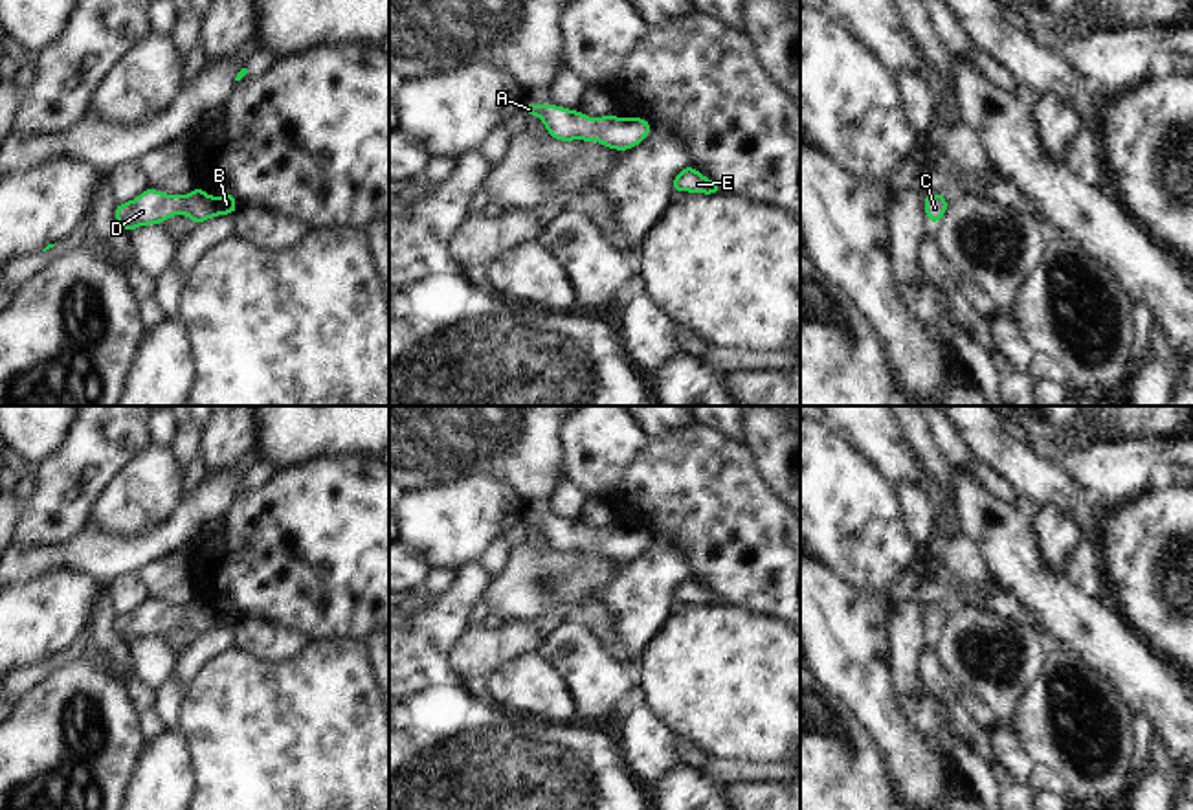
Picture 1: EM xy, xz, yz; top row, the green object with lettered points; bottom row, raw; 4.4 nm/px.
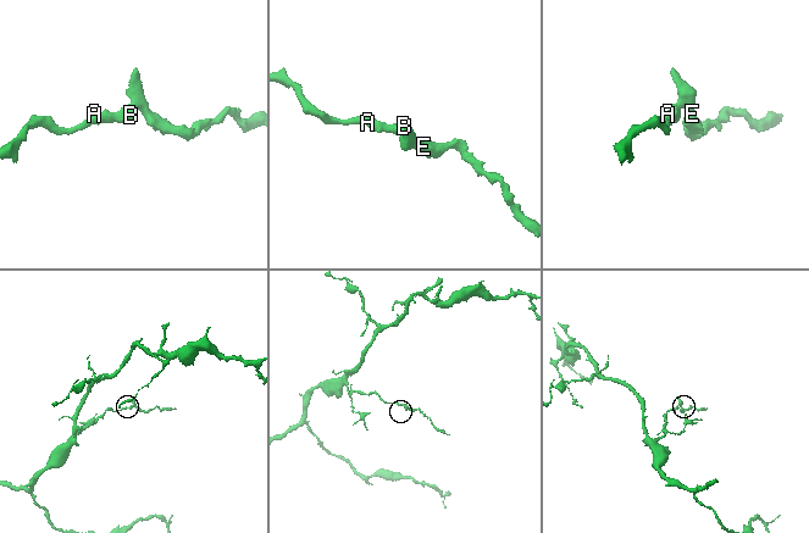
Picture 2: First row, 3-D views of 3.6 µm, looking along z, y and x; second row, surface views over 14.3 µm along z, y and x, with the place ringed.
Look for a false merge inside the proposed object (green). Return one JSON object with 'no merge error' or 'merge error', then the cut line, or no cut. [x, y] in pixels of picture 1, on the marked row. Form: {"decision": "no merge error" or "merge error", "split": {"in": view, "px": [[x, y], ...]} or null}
{"decision": "no merge error", "split": null}

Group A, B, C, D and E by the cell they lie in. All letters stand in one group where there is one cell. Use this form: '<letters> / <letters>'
A B C D E

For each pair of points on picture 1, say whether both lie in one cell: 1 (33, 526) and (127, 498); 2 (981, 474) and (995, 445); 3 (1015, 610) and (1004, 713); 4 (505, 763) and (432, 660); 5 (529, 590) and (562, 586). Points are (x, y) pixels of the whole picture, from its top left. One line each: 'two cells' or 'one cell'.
1: two cells
2: two cells
3: two cells
4: one cell
5: one cell

